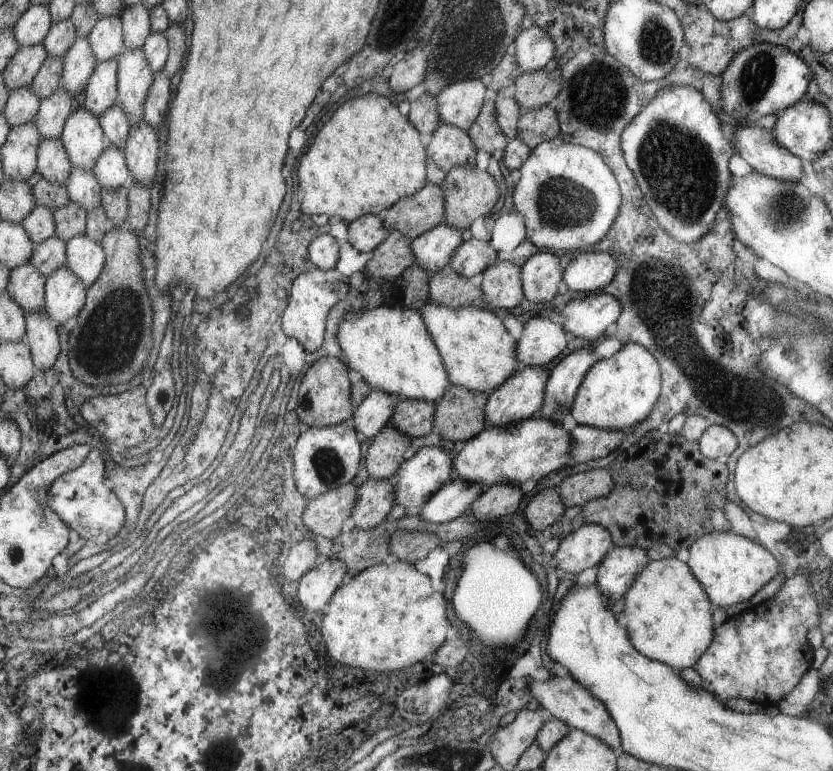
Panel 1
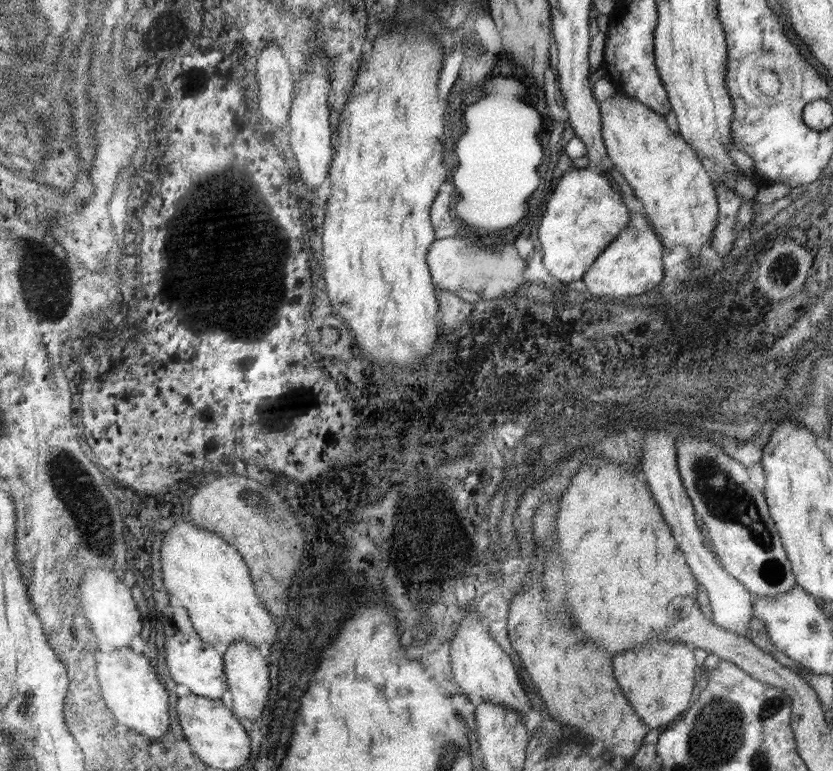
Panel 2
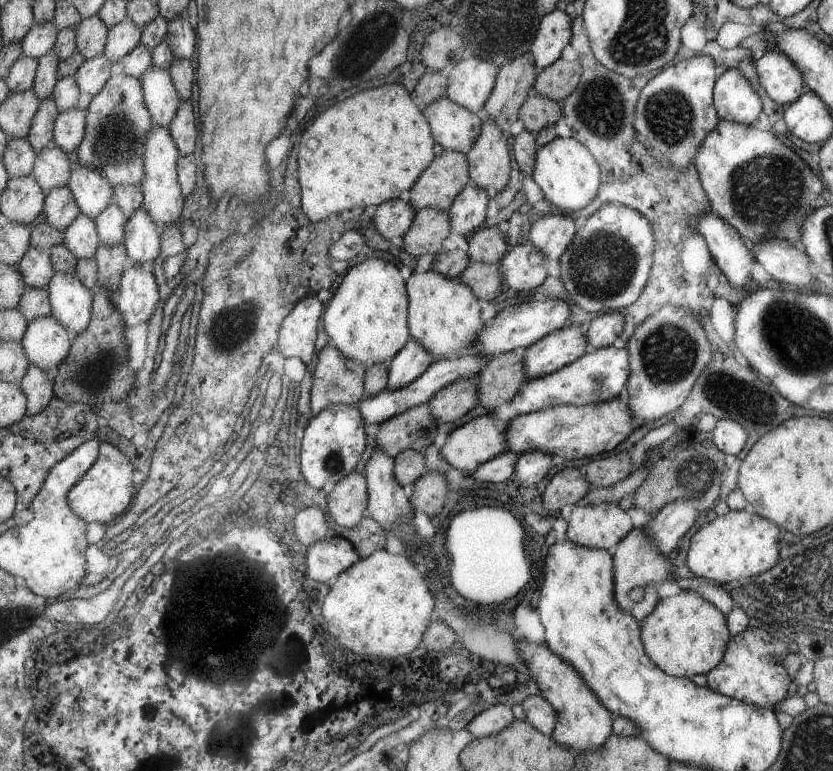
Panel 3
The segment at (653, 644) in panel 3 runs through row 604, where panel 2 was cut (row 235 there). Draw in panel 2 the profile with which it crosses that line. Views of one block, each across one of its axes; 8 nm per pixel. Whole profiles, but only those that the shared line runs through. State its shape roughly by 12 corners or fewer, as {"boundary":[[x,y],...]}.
{"boundary":[[623,94],[600,106],[614,168],[666,244],[698,255],[716,183],[694,147]]}

